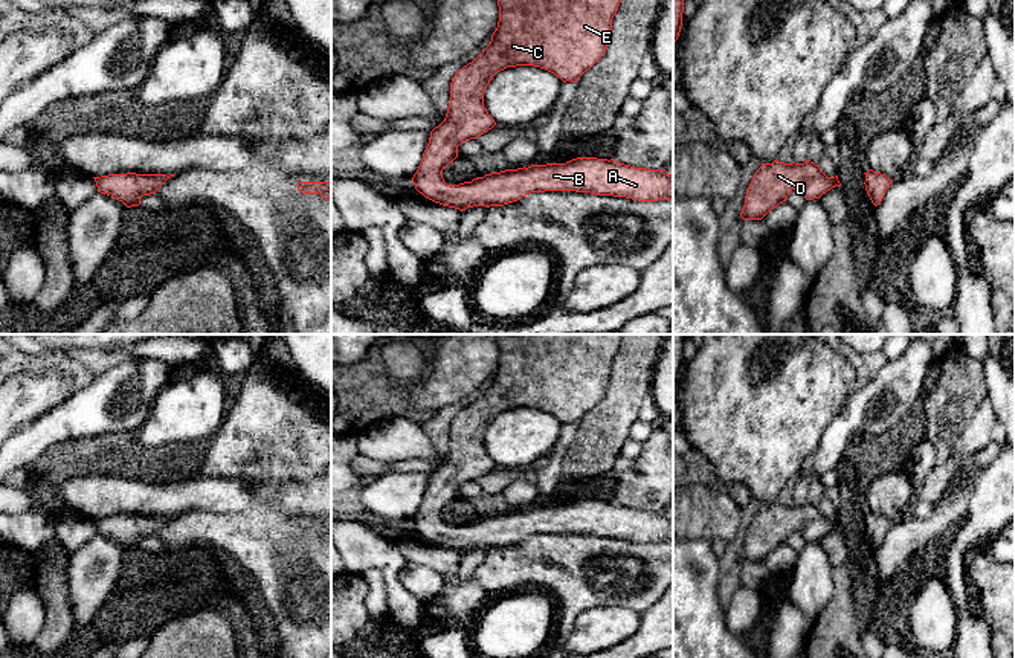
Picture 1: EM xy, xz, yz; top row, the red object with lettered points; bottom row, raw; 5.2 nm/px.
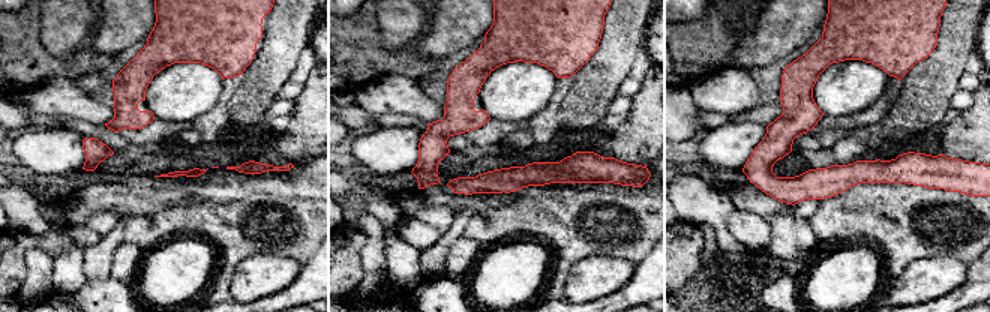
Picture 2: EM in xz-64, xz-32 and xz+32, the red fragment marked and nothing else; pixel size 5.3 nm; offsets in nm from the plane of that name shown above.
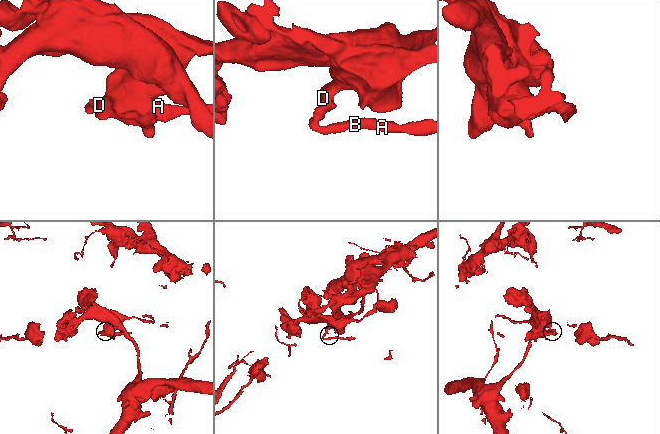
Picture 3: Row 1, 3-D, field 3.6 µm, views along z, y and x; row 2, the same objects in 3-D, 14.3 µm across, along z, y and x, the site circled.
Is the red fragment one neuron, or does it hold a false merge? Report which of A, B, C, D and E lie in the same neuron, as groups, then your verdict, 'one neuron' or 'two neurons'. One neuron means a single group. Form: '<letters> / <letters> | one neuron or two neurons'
A B / C D E | two neurons

